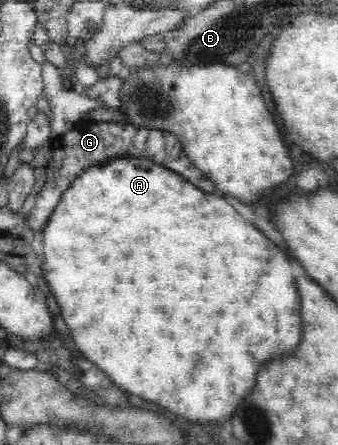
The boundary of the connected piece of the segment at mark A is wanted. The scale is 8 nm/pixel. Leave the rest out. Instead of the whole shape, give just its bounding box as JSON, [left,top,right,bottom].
[42,157,302,423]

